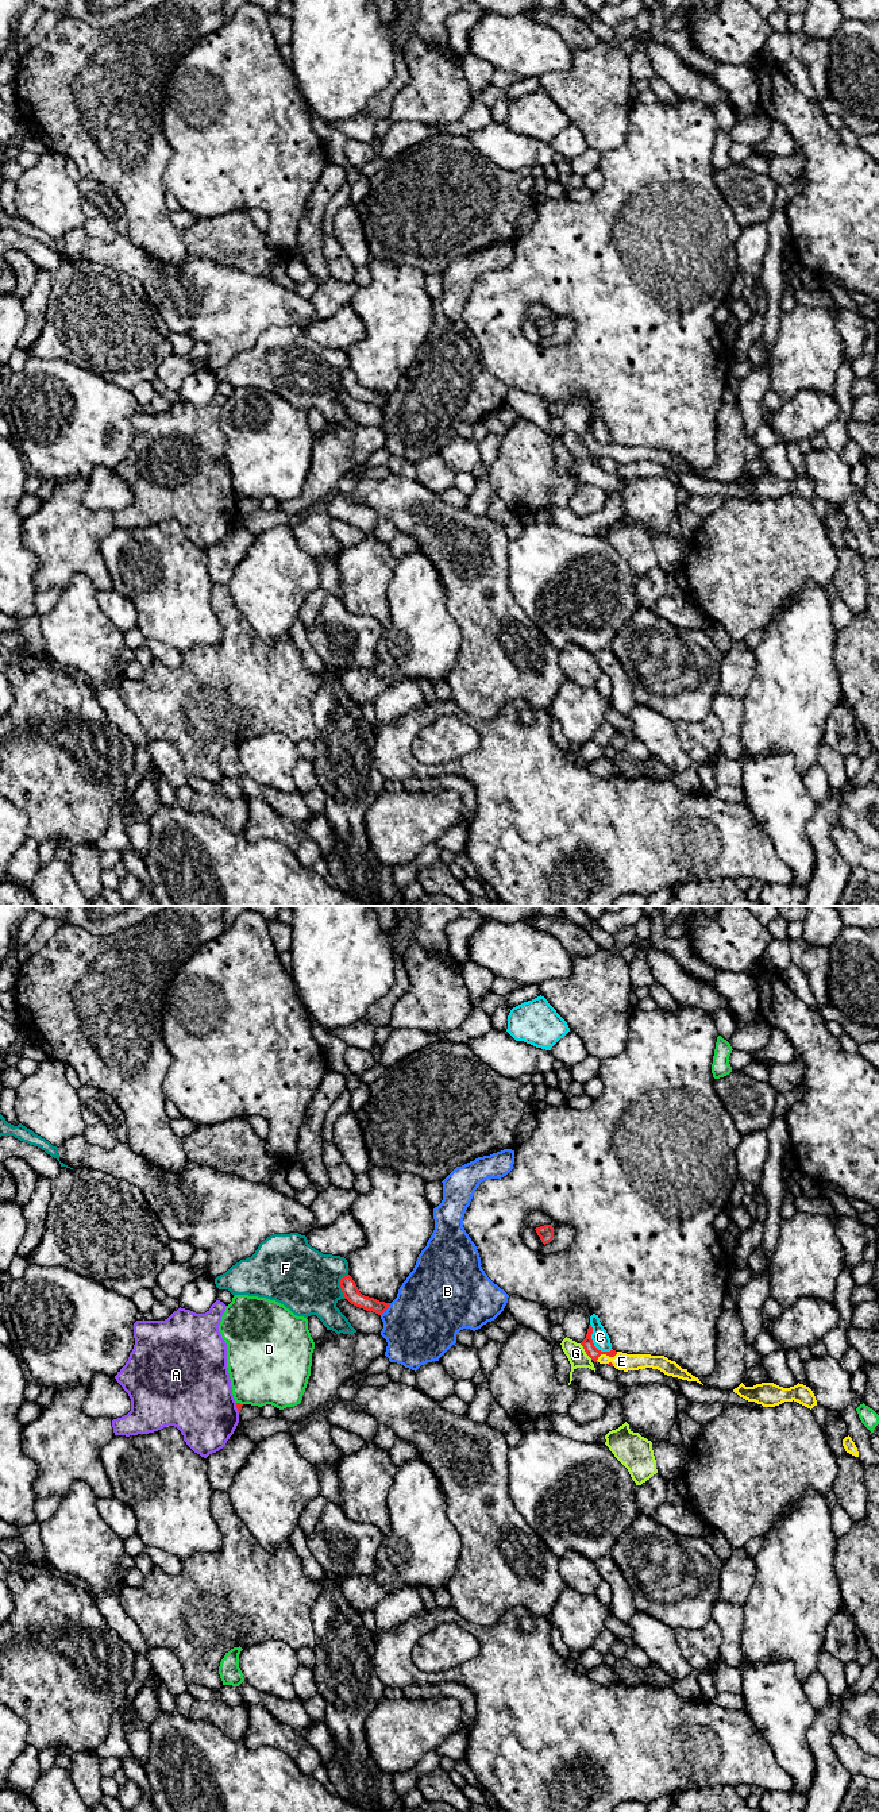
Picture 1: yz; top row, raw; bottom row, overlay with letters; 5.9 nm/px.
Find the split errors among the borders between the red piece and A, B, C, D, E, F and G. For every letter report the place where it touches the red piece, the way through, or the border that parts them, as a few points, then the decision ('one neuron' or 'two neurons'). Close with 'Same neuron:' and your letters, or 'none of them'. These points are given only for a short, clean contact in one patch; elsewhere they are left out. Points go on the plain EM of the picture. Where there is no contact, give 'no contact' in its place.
A: meets red in yz at (236, 500); two neurons
B: meets red in yz at (385, 403); two neurons
C: meets red in yz at (593, 436); two neurons
D: meets red in yz at (239, 496); two neurons
E: meets red in yz at (606, 447); runs through yz (590, 442), (596, 447), (606, 447), (621, 454); one neuron
F: meets red in yz at (340, 378); two neurons
G: meets red in yz at (585, 443); two neurons
Same neuron: E

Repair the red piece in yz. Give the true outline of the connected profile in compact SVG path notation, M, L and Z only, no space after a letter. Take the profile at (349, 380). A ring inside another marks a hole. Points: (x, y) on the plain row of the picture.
M344 369L340 373L340 379L344 390L354 398L363 401L366 404L373 404L378 408L386 405L390 396L379 394L374 390L365 389L359 385L352 370Z

